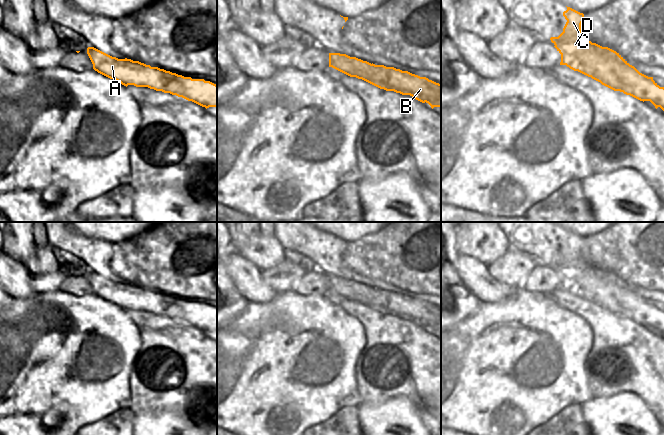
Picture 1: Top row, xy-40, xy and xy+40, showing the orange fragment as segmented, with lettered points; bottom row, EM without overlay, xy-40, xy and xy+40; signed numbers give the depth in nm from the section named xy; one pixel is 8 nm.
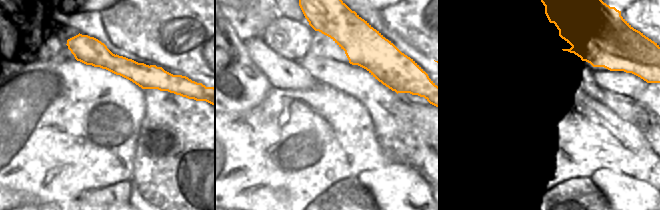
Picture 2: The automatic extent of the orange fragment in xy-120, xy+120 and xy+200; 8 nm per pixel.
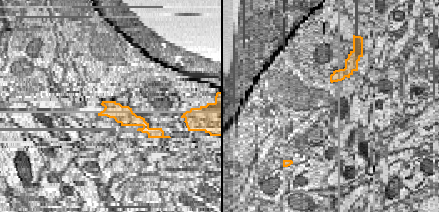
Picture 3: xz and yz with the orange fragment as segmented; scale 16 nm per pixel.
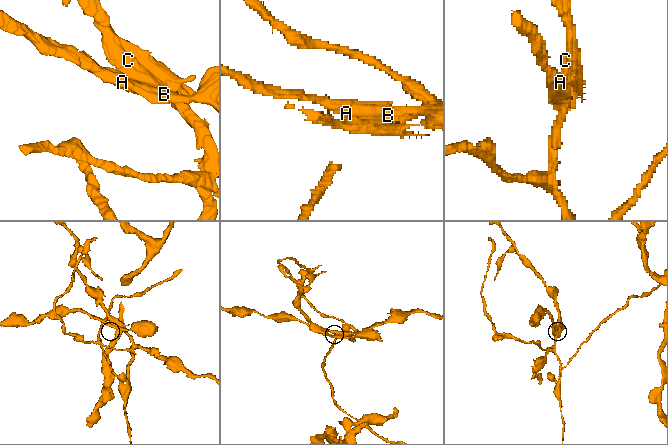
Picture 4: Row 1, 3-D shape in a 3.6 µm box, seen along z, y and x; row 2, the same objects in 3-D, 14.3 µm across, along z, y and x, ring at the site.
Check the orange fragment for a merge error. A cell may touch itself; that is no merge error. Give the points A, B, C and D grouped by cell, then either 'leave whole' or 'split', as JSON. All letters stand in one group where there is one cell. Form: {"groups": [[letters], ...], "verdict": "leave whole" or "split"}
{"groups": [["A"], ["B", "C", "D"]], "verdict": "split"}

